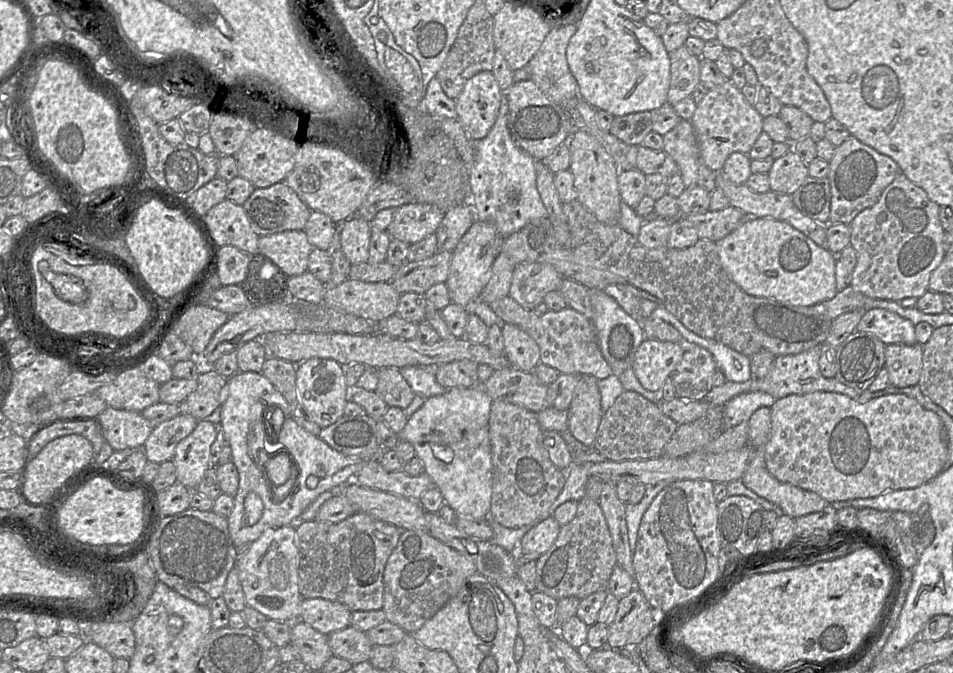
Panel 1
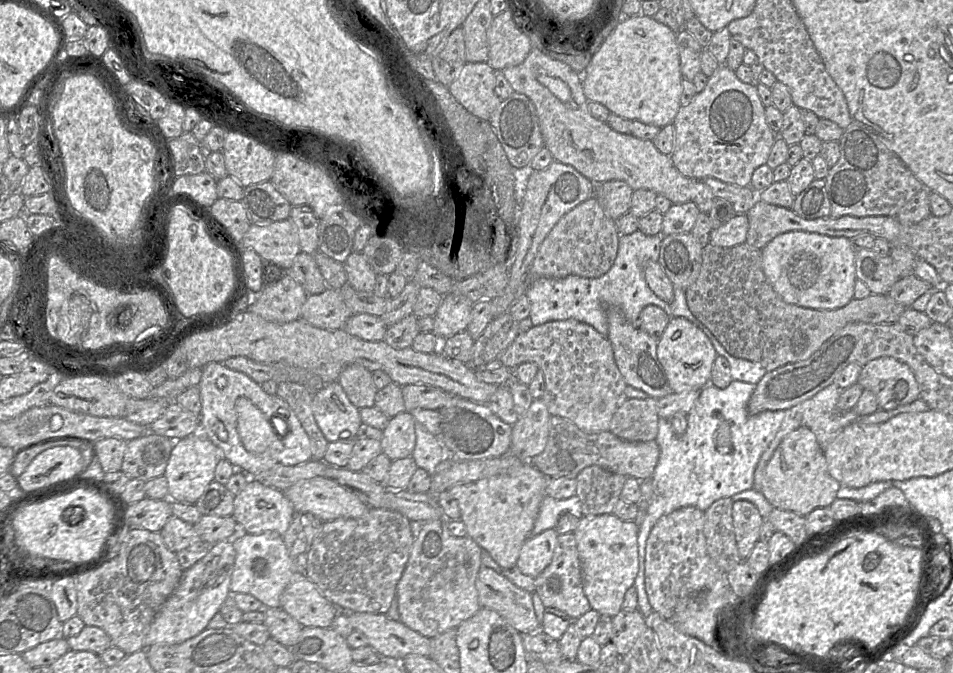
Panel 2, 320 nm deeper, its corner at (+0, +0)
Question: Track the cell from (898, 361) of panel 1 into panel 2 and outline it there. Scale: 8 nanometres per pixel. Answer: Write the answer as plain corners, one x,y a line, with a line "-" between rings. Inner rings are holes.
888,356
862,366
857,383
874,393
880,410
893,410
919,398
919,385
910,367

